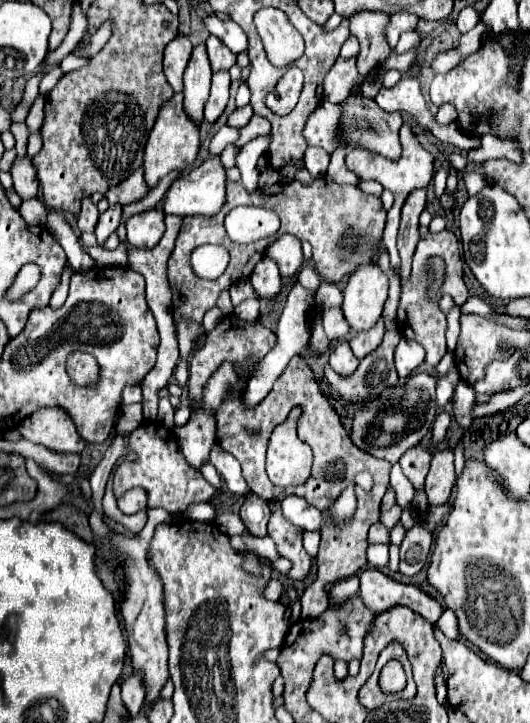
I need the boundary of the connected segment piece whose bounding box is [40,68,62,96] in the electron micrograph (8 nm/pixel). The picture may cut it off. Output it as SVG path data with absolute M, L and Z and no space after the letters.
M54 68L52 72L44 74L44 78L42 78L42 82L40 82L40 96L46 96L46 94L56 86L56 82L58 82L60 76L62 76L60 68Z

